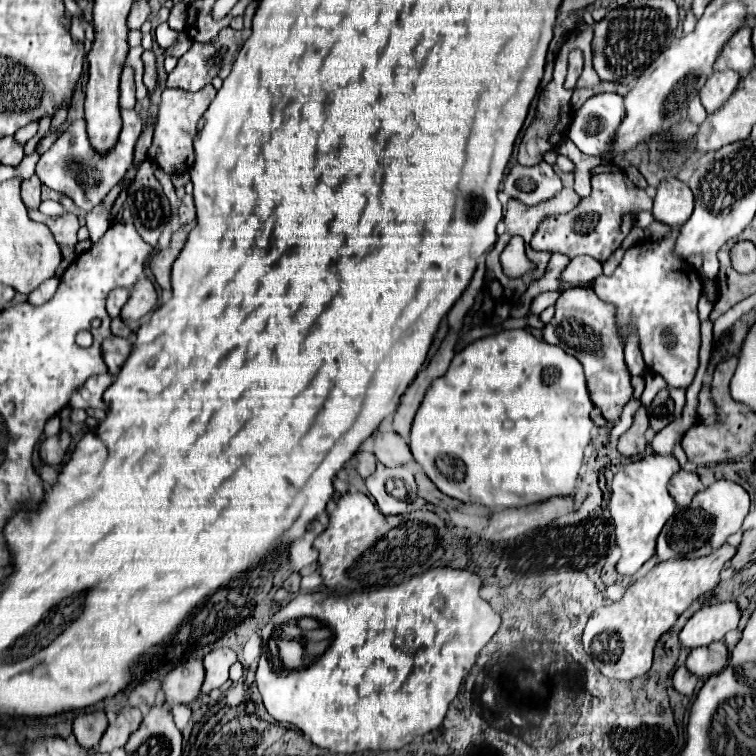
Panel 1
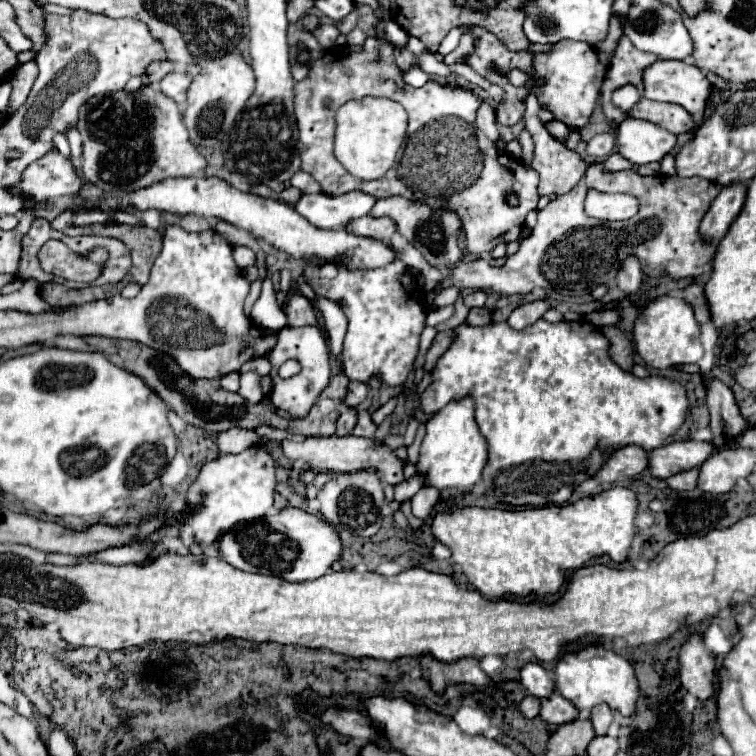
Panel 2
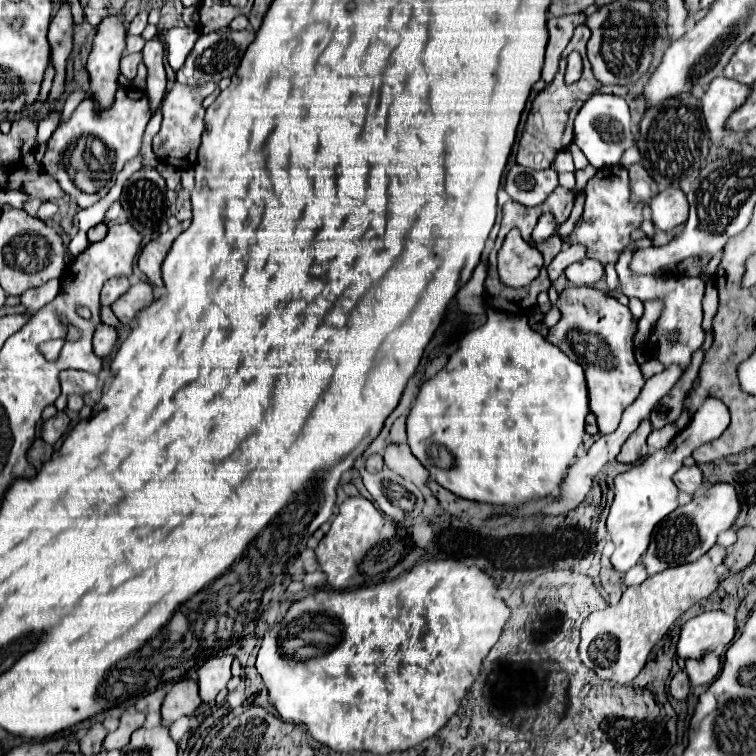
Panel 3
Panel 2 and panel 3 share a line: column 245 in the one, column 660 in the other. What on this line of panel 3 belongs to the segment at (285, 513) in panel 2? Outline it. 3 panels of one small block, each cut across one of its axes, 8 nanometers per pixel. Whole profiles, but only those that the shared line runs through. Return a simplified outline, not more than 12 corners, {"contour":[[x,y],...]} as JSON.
{"contour":[[714,484],[656,526],[648,576],[698,560],[740,514]]}

